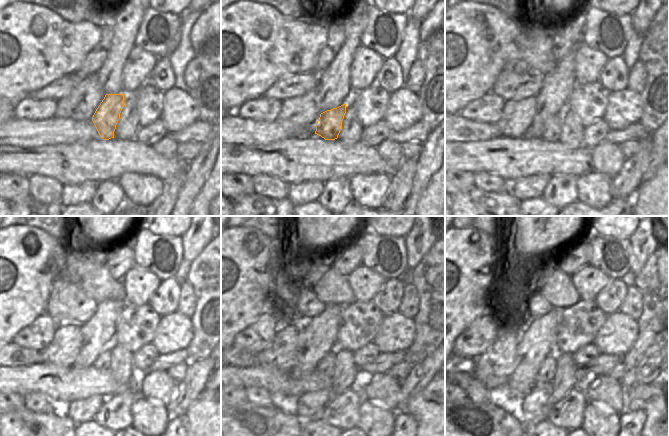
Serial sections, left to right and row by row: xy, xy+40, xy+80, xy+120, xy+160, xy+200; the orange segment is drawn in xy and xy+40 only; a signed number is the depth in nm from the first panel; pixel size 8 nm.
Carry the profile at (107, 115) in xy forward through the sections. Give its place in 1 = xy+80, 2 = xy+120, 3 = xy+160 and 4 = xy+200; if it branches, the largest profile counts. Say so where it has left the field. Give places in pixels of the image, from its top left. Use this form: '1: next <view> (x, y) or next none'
1: next xy+80 (553, 127)
2: next xy+120 (103, 361)
3: next xy+160 (326, 366)
4: next xy+200 (547, 371)

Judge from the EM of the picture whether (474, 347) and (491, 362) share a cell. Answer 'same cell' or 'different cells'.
different cells

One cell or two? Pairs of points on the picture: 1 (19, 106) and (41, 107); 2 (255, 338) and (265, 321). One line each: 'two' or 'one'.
1: one
2: one

